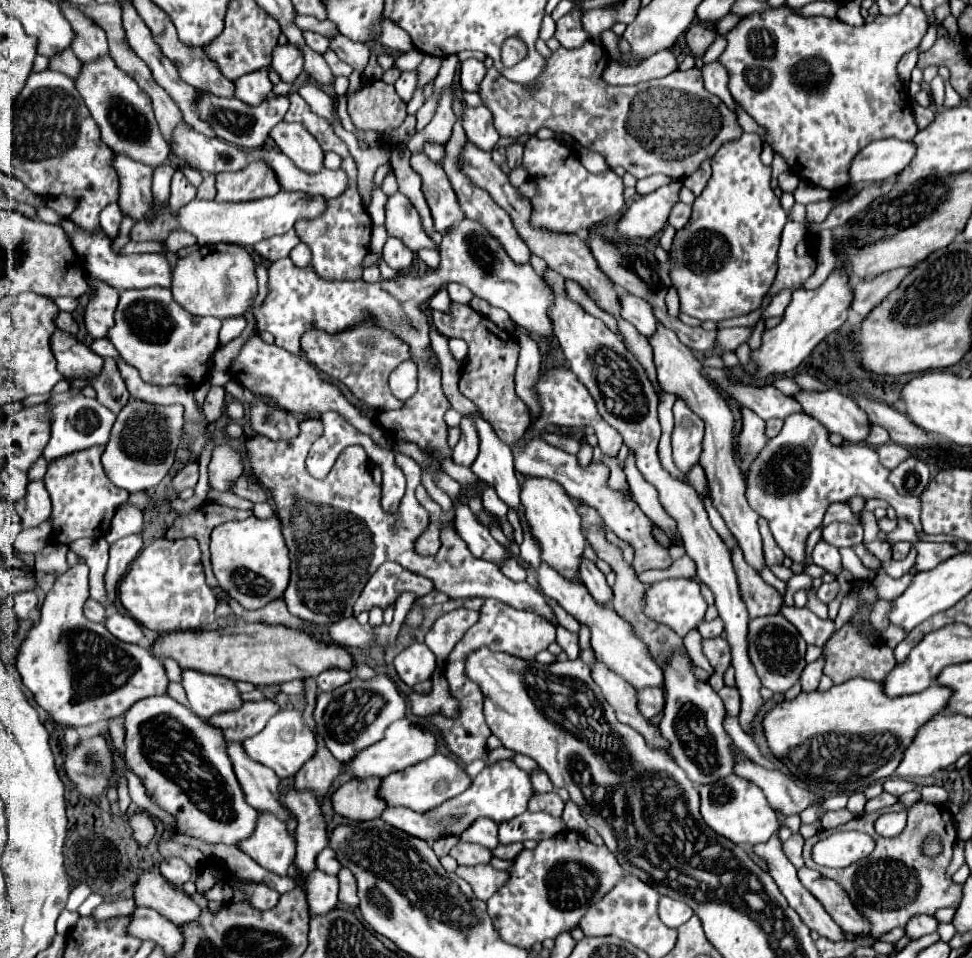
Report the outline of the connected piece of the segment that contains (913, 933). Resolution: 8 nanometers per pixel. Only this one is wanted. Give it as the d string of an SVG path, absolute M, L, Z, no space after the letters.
M914 915L906 925L906 935L920 939L928 933L934 933L938 927L938 919L934 915Z

